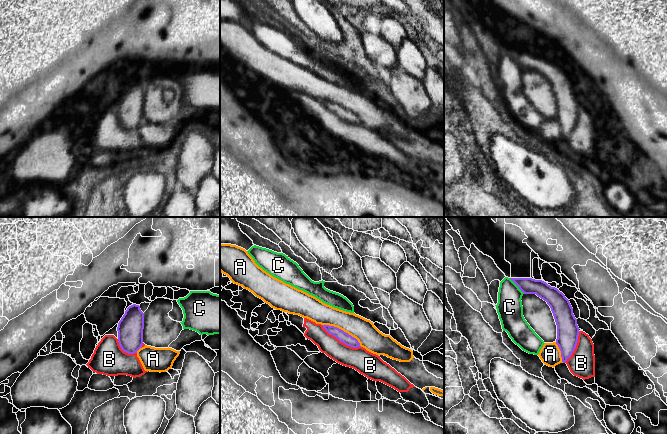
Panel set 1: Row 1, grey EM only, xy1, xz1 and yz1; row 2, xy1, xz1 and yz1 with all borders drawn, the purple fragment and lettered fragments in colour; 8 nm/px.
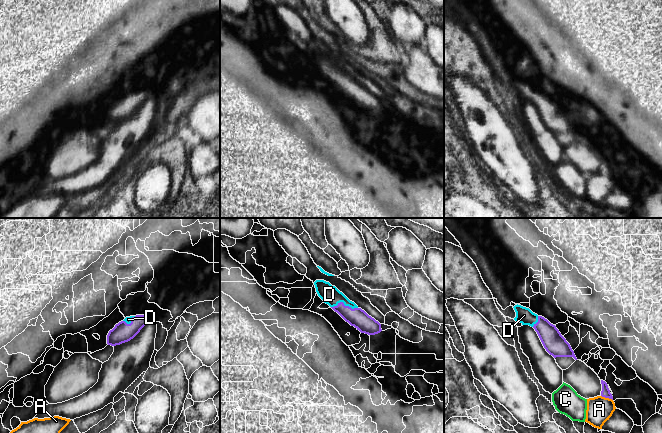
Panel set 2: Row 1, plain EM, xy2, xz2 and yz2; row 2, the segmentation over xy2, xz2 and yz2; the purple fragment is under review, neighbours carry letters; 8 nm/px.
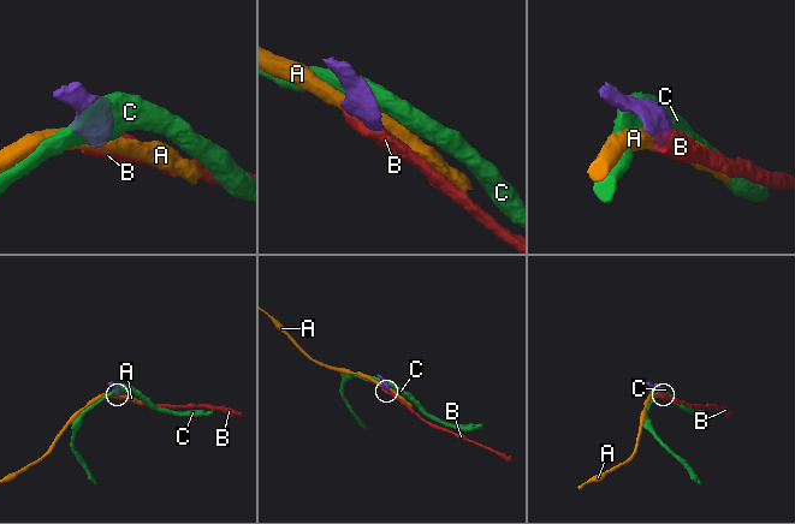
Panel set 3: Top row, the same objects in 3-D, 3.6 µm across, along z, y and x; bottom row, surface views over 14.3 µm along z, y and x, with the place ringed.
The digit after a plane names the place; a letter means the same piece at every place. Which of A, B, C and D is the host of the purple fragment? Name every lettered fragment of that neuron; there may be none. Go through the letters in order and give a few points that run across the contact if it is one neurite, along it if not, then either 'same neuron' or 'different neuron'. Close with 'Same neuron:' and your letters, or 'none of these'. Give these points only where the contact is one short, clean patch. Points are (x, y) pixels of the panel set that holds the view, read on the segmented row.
A: different neuron
B: different neuron
C: yz1 (509, 278), (524, 293) | different neuron
D: xz2 (356, 317), (343, 304), (329, 294) | same neuron
Same neuron: D

